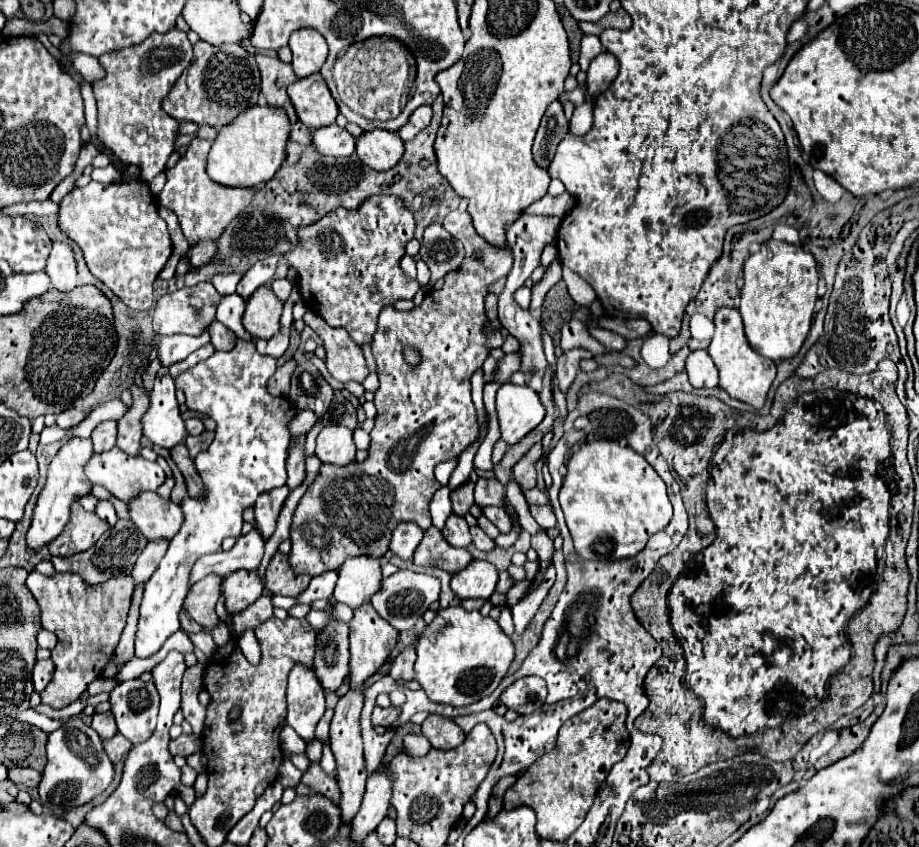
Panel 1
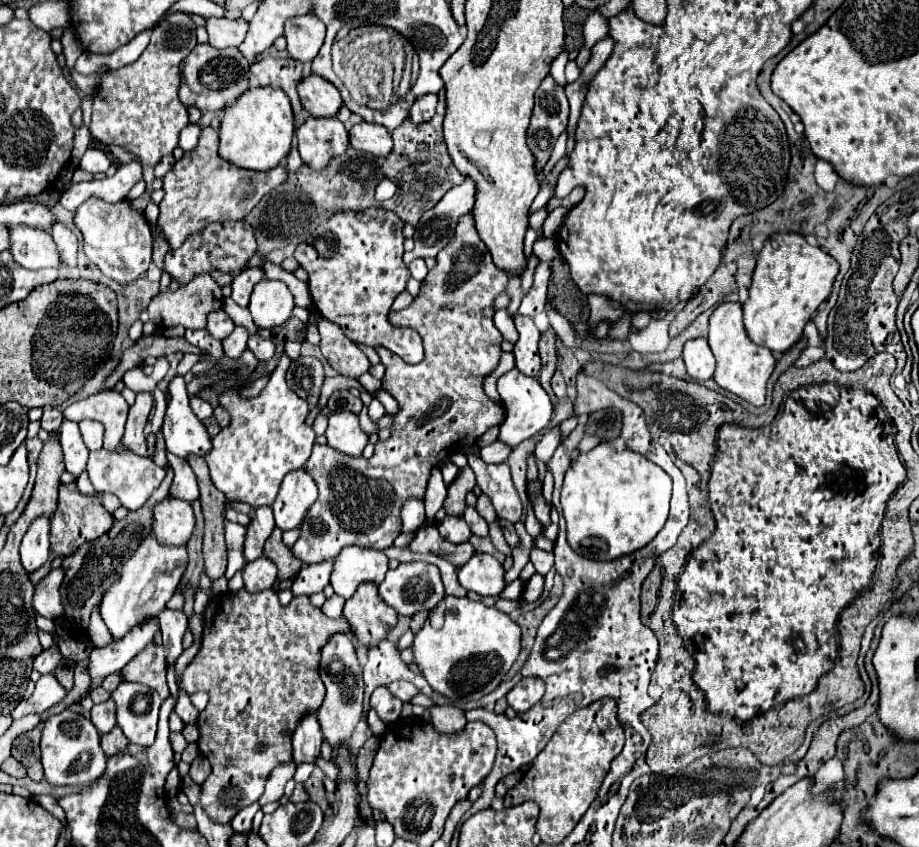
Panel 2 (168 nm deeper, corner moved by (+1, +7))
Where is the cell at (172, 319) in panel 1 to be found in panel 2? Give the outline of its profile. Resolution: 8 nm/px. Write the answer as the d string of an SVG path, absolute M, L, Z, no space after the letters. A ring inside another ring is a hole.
M199 275L197 279L193 279L193 283L179 287L177 291L165 291L159 293L151 299L147 311L149 311L149 319L157 325L157 327L175 327L181 325L185 329L203 329L207 315L211 311L217 311L223 307L223 295L221 295L221 287L213 281L211 275Z

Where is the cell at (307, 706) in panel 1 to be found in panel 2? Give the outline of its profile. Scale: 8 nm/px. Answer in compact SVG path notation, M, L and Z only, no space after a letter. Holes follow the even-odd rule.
M305 715L305 719L299 723L297 731L293 733L293 763L315 763L315 759L321 753L323 735L317 723L315 715Z

